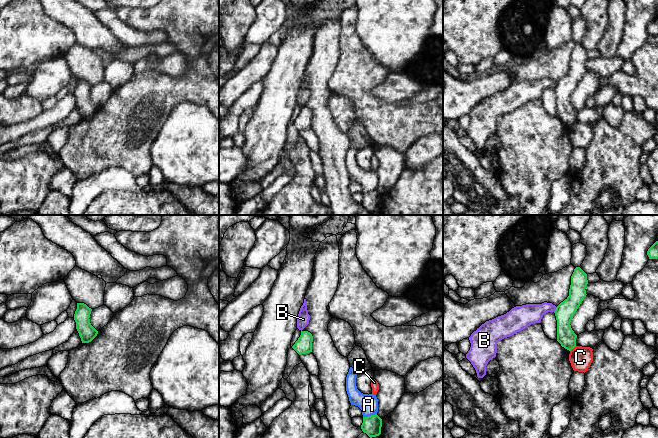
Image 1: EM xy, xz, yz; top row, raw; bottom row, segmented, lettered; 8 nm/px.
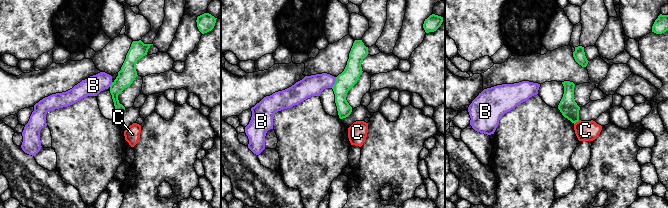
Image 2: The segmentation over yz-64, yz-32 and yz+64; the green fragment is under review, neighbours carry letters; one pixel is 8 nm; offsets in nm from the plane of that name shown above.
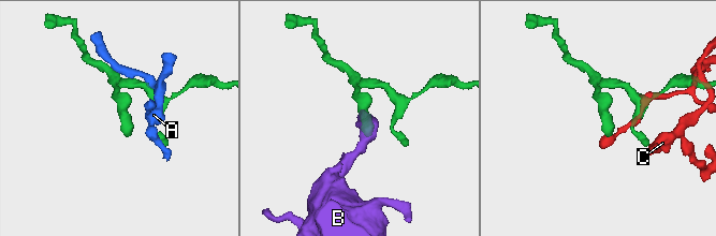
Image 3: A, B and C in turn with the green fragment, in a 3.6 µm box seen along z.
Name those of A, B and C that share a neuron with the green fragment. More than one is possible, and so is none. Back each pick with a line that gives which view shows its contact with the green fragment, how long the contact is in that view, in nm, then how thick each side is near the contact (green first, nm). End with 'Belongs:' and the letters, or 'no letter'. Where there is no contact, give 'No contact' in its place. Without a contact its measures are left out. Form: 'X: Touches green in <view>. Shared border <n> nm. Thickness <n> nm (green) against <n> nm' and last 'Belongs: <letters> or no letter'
Belongs: no letter

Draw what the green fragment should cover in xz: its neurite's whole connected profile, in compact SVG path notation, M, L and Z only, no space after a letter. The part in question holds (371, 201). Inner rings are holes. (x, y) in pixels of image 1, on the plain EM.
M377 191L363 193L361 205L370 214L379 212L381 210L382 195Z

